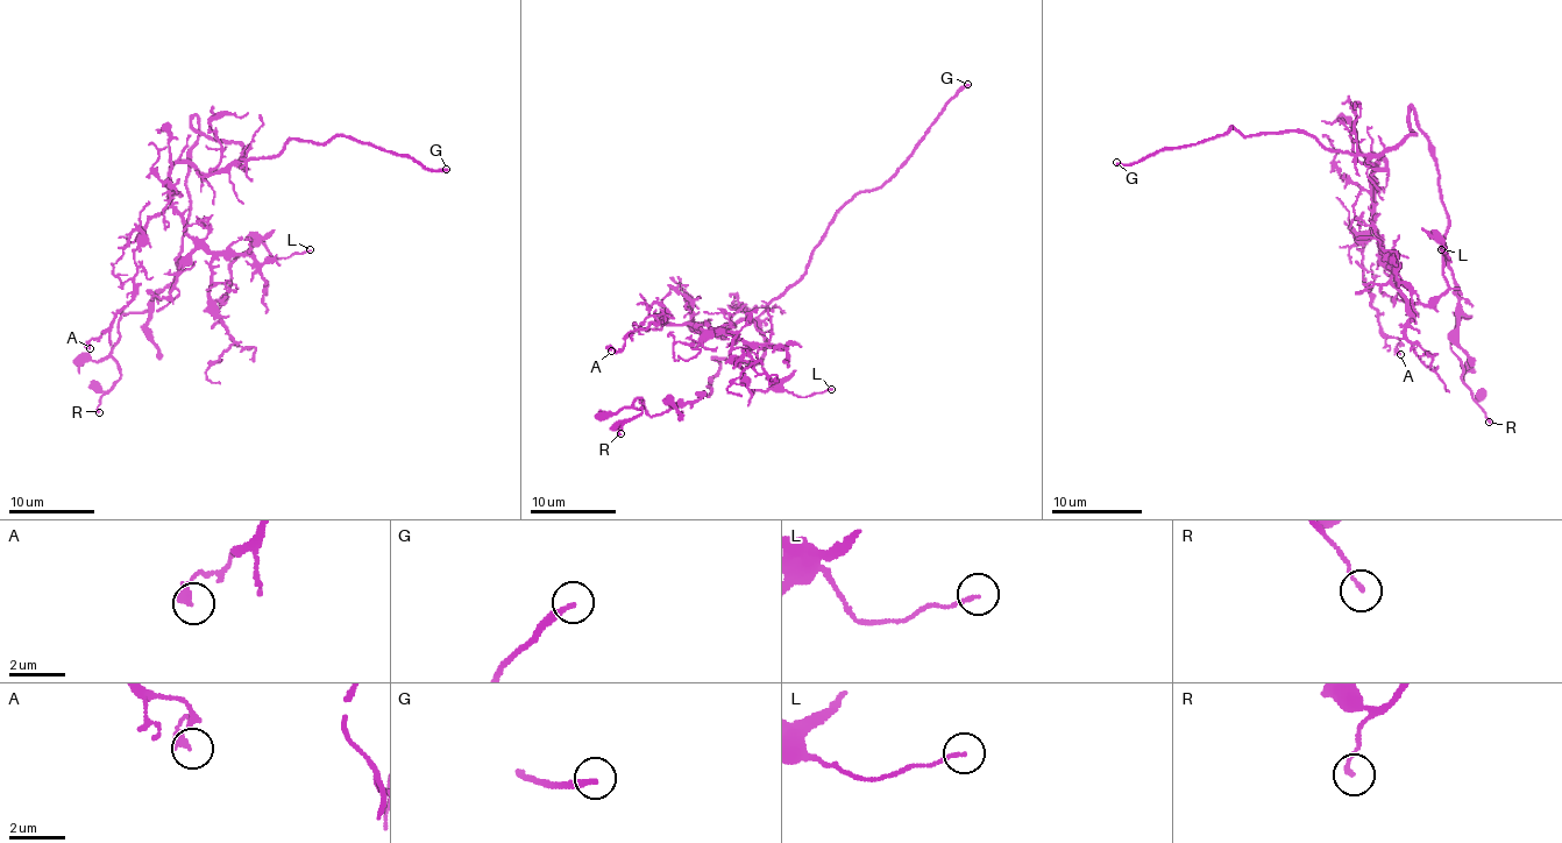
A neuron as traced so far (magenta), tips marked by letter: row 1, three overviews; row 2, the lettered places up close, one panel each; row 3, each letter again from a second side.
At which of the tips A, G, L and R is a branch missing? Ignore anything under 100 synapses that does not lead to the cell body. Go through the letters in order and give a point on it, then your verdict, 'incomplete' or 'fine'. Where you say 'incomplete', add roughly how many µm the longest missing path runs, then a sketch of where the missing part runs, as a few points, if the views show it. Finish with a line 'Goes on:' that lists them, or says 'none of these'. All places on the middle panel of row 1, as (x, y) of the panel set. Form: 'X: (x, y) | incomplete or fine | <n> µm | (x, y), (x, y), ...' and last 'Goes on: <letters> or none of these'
A: (611, 351) | fine
G: (967, 84) | incomplete | 50 µm | (967, 84), (982, 79), (979, 71), (908, 35), (746, 33), (716, 18), (675, 15)
L: (831, 389) | fine
R: (620, 433) | fine
Goes on: G

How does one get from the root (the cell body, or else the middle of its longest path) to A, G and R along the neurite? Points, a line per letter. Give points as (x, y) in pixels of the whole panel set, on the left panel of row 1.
A: (240, 143), (243, 154), (225, 170), (171, 169), (169, 205), (135, 252), (135, 295), (90, 348)
G: (240, 143), (238, 160), (258, 160), (274, 157), (291, 139), (353, 136), (446, 169)
R: (240, 143), (190, 119), (179, 269), (120, 318), (120, 377), (99, 412)

